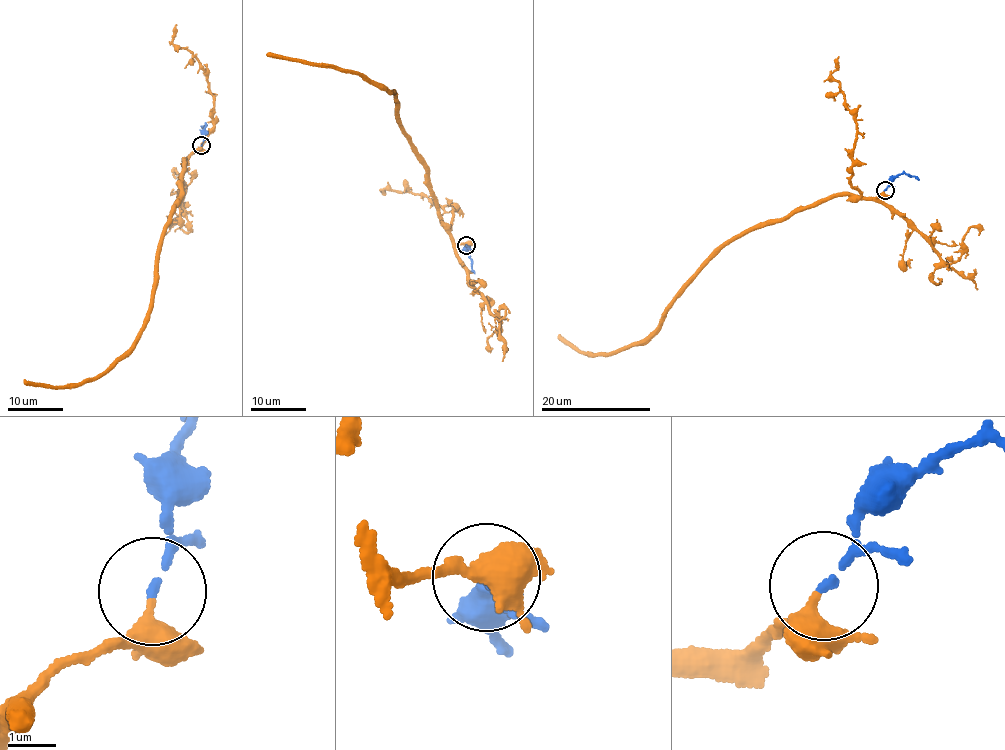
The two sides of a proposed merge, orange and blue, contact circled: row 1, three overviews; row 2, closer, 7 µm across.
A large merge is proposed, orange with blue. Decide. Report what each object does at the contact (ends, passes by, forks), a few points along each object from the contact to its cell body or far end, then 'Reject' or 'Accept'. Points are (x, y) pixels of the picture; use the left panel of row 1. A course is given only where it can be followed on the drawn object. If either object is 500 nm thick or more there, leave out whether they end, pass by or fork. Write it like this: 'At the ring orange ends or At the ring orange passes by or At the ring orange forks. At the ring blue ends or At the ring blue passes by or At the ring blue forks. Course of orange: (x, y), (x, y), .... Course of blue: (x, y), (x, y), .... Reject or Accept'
At the ring orange passes by. At the ring blue ends. Course of orange: (201, 145), (186, 157), (146, 324), (131, 347), (79, 383), (25, 379). Course of blue: (201, 145), (206, 125), (203, 128). Accept

